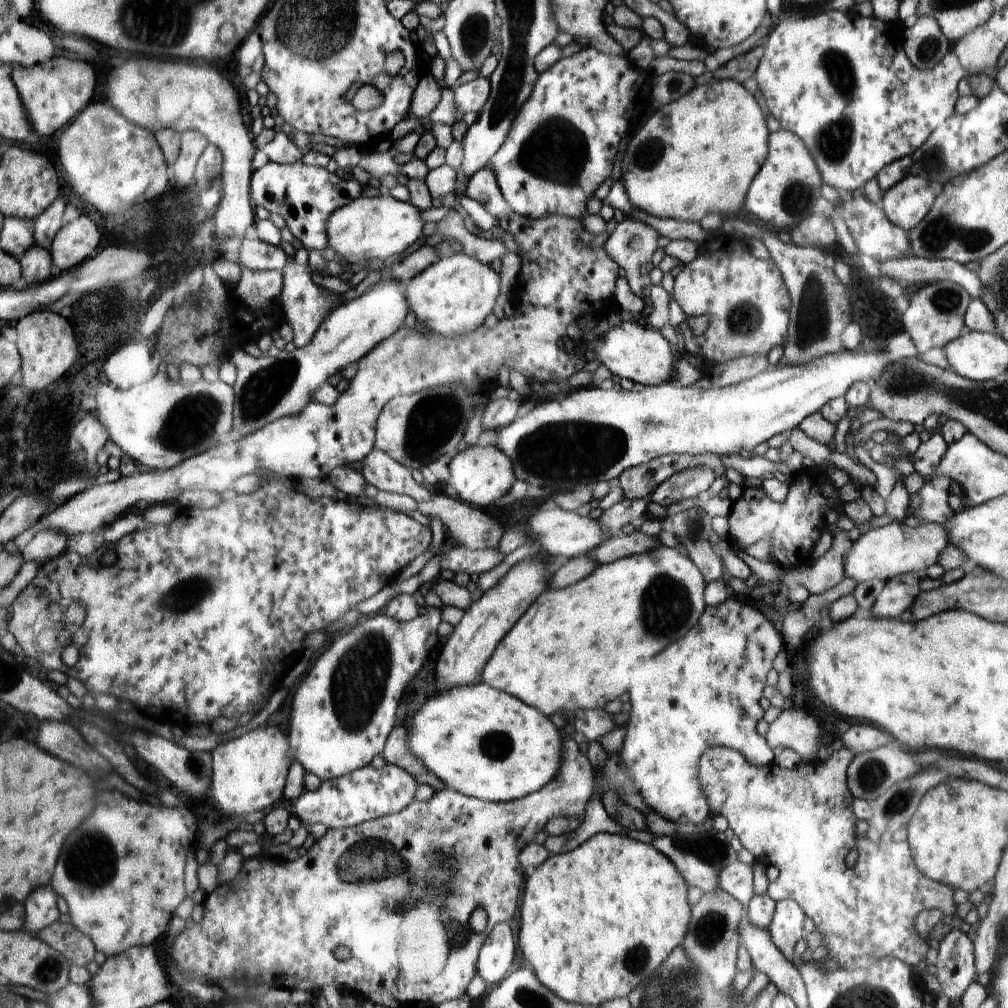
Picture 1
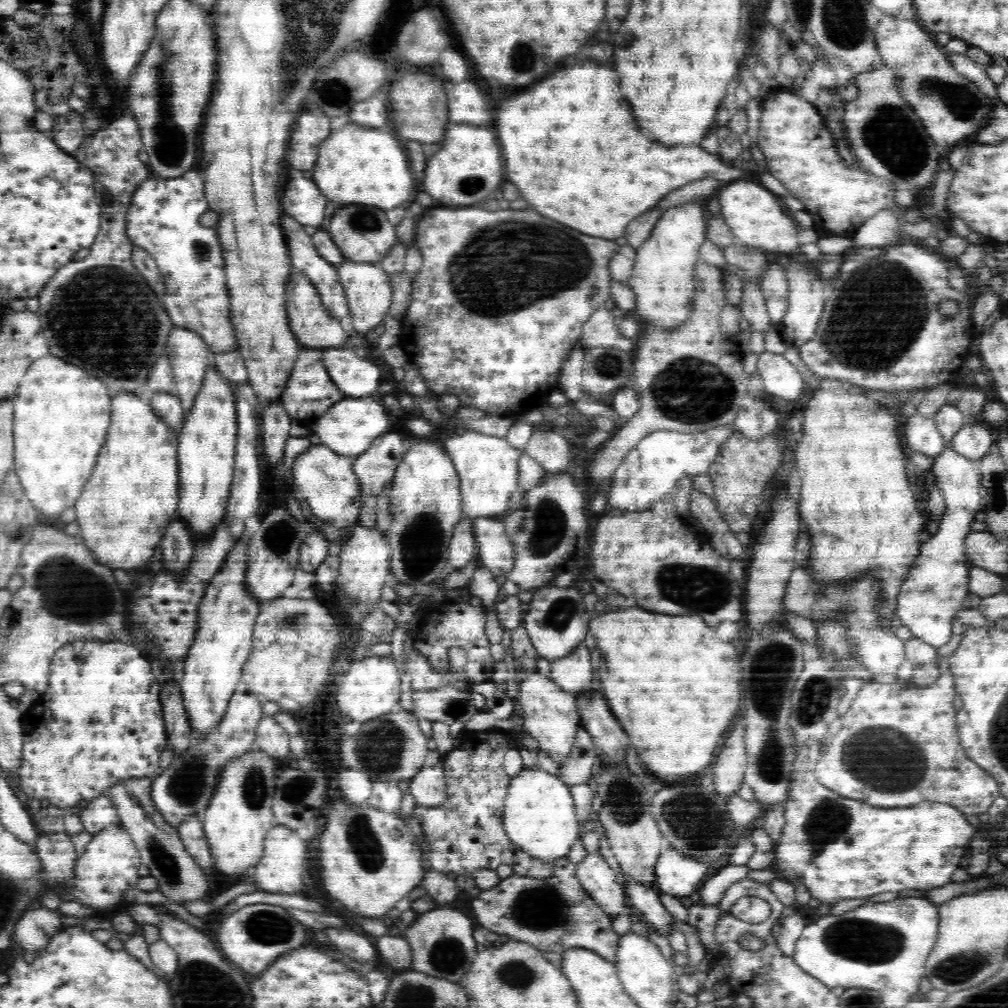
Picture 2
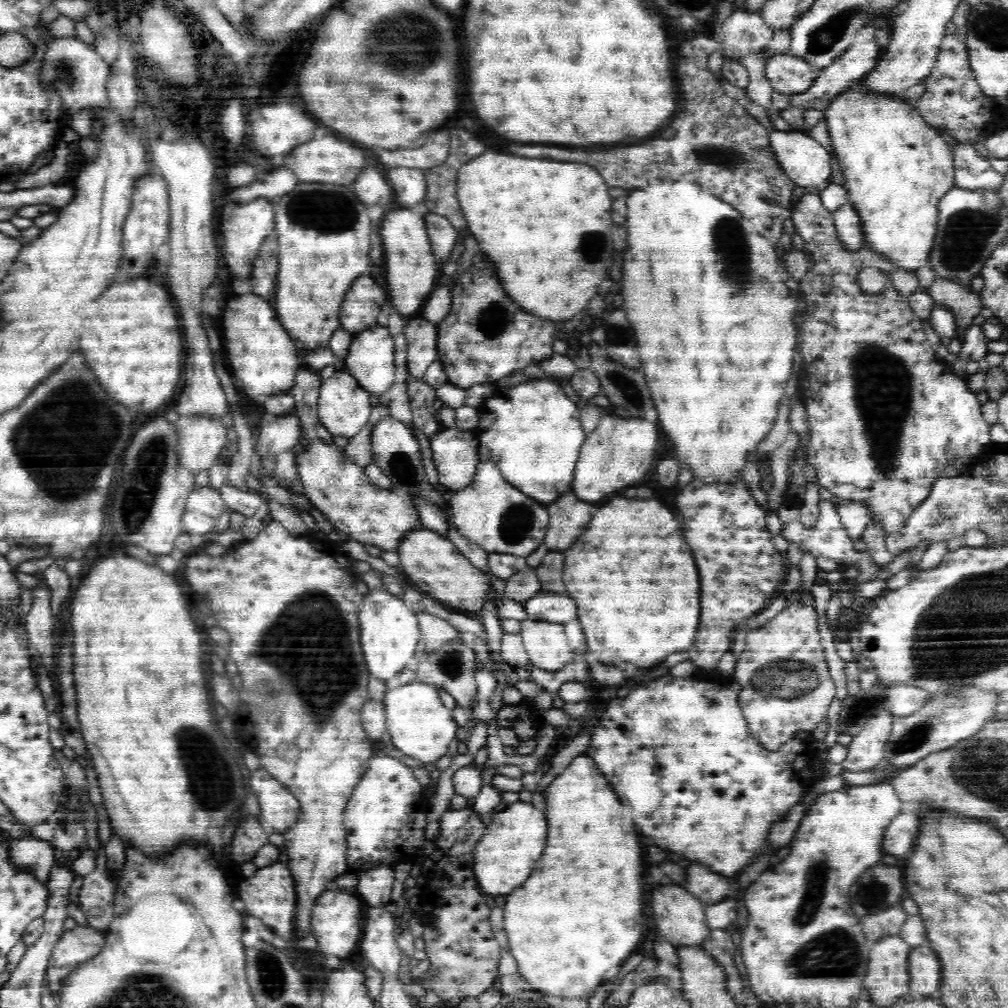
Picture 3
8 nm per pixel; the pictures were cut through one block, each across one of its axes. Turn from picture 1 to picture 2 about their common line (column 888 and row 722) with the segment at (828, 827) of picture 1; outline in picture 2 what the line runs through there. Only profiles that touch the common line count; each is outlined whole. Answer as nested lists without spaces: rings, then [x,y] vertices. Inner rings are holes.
[[[951,672],[948,674],[942,673],[934,684],[930,686],[924,686],[922,688],[906,688],[896,682],[892,684],[880,683],[874,680],[868,681],[862,685],[858,692],[858,696],[854,698],[852,706],[848,708],[848,712],[845,712],[841,722],[841,727],[828,746],[828,750],[819,758],[814,769],[816,778],[826,788],[846,796],[848,799],[862,801],[866,804],[870,804],[872,807],[880,808],[898,808],[908,807],[909,805],[918,805],[922,802],[941,803],[948,804],[952,807],[960,809],[964,814],[970,814],[970,816],[978,816],[978,814],[984,814],[988,812],[988,808],[992,806],[994,800],[1000,796],[1000,787],[997,785],[994,776],[990,776],[980,765],[972,761],[967,756],[966,749],[959,743],[959,724],[956,720],[956,708],[954,707],[954,698],[956,698],[955,691],[955,678]]]

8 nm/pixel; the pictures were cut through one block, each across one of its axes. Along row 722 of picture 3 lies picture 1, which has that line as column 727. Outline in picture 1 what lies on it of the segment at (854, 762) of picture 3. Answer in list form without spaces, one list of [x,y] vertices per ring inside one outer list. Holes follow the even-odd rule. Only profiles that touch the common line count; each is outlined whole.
[[[737,858],[733,862],[726,863],[718,872],[718,888],[730,894],[730,896],[746,902],[754,896],[752,892],[753,868],[742,863]]]

